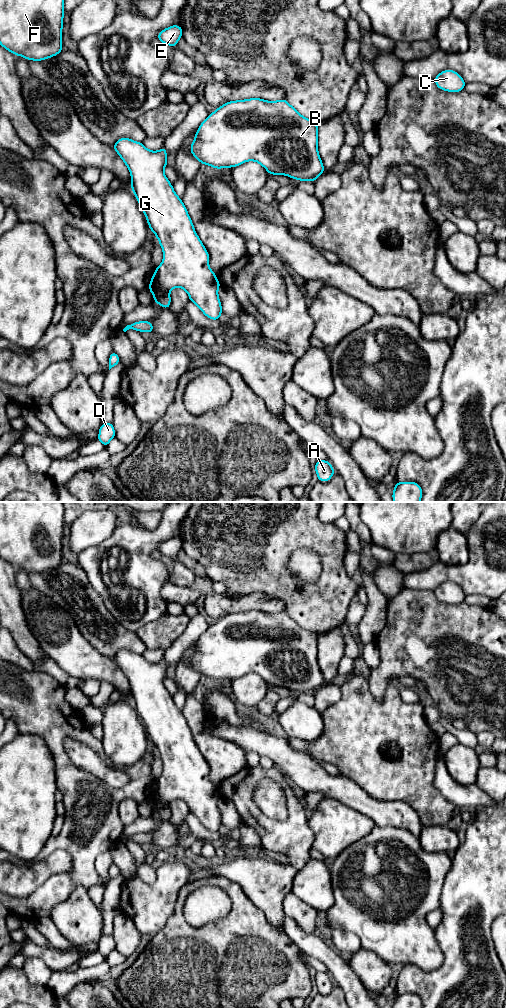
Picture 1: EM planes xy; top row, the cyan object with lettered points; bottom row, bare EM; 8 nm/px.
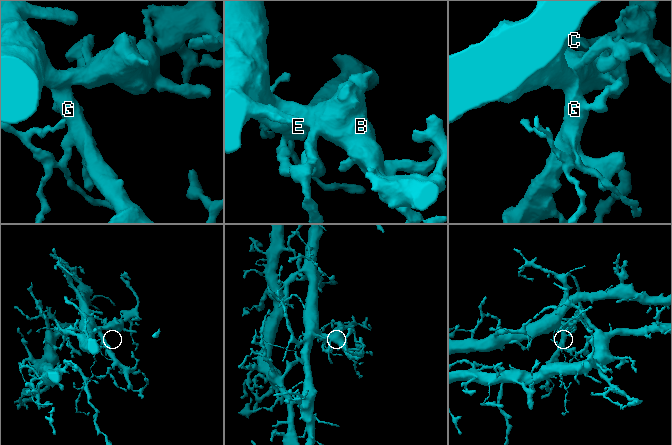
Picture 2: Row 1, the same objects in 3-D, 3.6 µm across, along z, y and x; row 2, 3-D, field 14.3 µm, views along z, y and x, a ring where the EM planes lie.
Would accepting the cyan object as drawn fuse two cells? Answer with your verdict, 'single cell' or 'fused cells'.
fused cells

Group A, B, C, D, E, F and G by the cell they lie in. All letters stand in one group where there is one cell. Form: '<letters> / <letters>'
A B C E F G / D

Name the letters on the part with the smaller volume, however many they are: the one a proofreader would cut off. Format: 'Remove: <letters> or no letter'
Remove: D

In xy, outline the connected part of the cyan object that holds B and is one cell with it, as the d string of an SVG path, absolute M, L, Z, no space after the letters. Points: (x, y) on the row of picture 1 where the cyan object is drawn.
M260 98L230 101L210 113L200 124L191 154L201 163L216 169L233 168L247 161L256 161L270 175L285 175L299 181L314 182L324 171L318 152L318 123L302 116L286 99L267 101Z

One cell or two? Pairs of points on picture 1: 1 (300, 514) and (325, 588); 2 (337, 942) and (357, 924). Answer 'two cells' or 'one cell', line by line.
1: one cell
2: two cells

